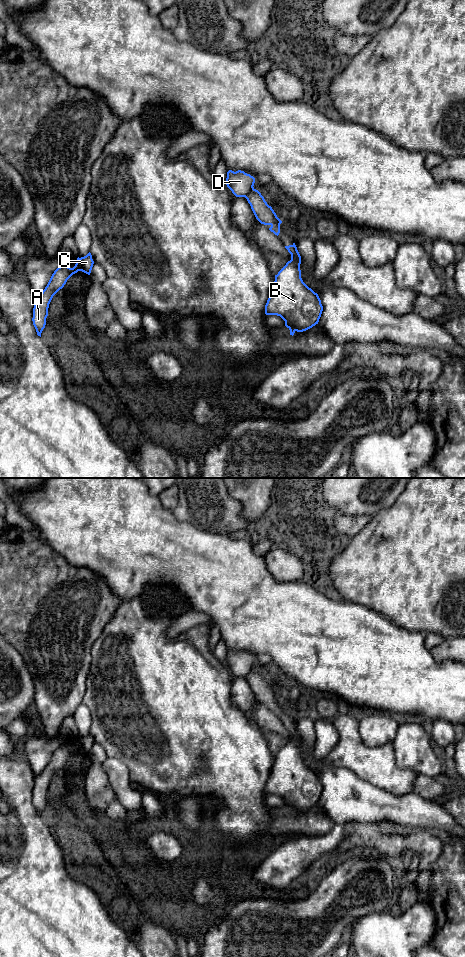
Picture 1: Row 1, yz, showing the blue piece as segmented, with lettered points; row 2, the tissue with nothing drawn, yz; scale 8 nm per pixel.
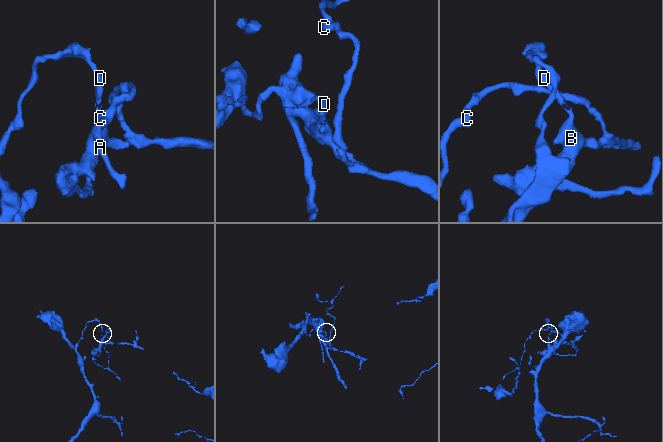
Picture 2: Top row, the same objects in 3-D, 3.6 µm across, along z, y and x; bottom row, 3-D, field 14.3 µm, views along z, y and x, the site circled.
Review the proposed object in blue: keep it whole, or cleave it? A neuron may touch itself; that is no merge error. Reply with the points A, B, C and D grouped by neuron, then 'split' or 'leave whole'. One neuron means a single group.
groups A B C / D; split

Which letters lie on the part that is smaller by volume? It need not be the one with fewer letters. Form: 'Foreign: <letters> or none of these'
Foreign: A, B, C

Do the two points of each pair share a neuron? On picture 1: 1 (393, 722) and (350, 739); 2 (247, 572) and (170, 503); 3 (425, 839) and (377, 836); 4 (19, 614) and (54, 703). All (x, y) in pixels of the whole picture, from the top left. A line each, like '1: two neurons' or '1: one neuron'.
1: two neurons
2: two neurons
3: one neuron
4: one neuron

